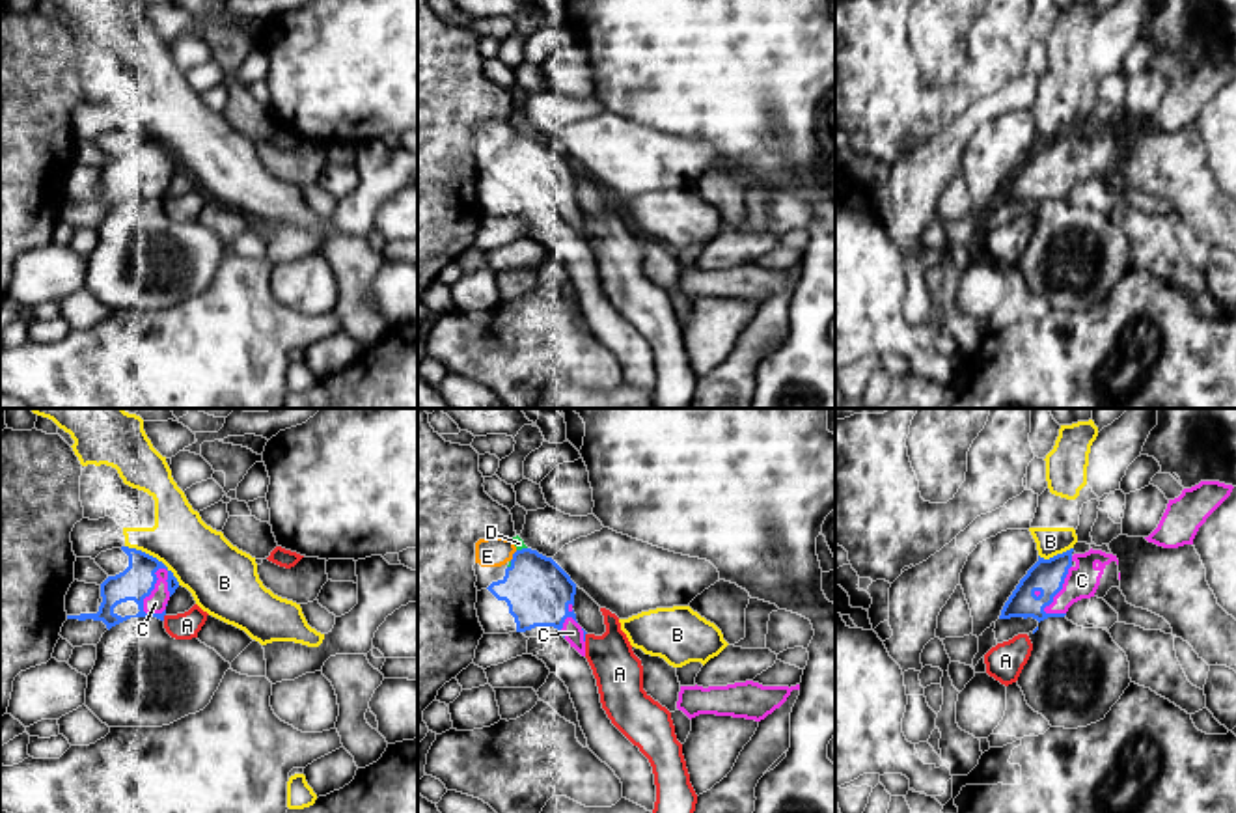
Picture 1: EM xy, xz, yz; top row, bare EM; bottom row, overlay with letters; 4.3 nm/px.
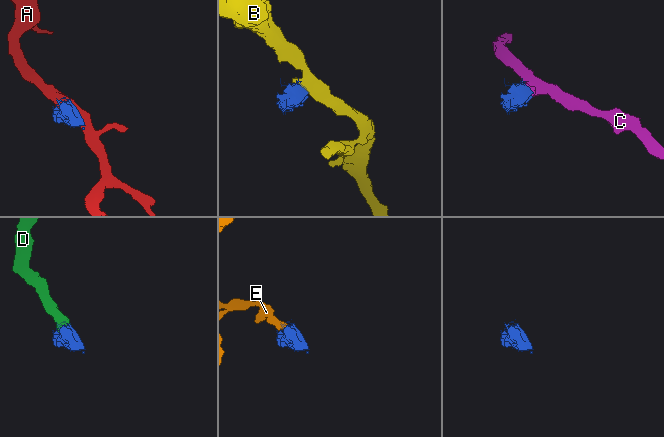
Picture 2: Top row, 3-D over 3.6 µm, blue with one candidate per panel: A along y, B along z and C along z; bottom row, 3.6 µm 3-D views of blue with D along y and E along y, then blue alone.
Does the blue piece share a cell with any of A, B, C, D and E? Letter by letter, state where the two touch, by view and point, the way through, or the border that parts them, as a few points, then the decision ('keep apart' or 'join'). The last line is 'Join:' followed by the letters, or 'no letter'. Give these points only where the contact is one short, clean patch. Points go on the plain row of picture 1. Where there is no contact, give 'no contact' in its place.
A: meets blue in xy at (163, 200); keep apart
B: meets blue in xy at (155, 140); keep apart
C: meets blue in xy at (153, 170); join
D: meets blue in xz at (522, 131); runs through xz (537, 174), (522, 131), (519, 125); join
E: meets blue in xz at (513, 138); border along xz (517, 133), (509, 142); keep apart
Join: C, D

